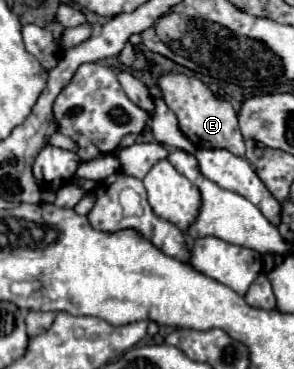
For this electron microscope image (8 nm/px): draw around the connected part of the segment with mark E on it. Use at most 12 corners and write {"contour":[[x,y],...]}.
{"contour":[[164,74],[164,102],[196,148],[244,156],[230,102],[204,82]]}

